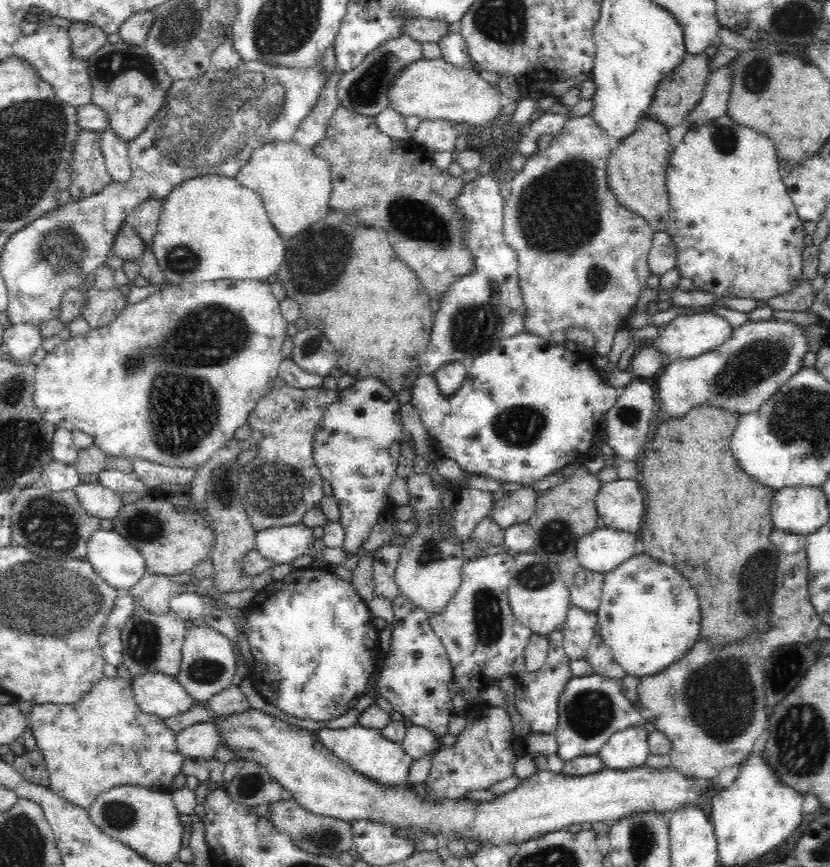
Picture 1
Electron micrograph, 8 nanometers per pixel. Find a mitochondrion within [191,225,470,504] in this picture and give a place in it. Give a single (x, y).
(314, 278)

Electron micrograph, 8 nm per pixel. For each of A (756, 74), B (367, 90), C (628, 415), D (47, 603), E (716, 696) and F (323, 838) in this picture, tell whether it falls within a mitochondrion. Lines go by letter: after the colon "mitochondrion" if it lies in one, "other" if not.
A: mitochondrion
B: mitochondrion
C: mitochondrion
D: mitochondrion
E: mitochondrion
F: mitochondrion

